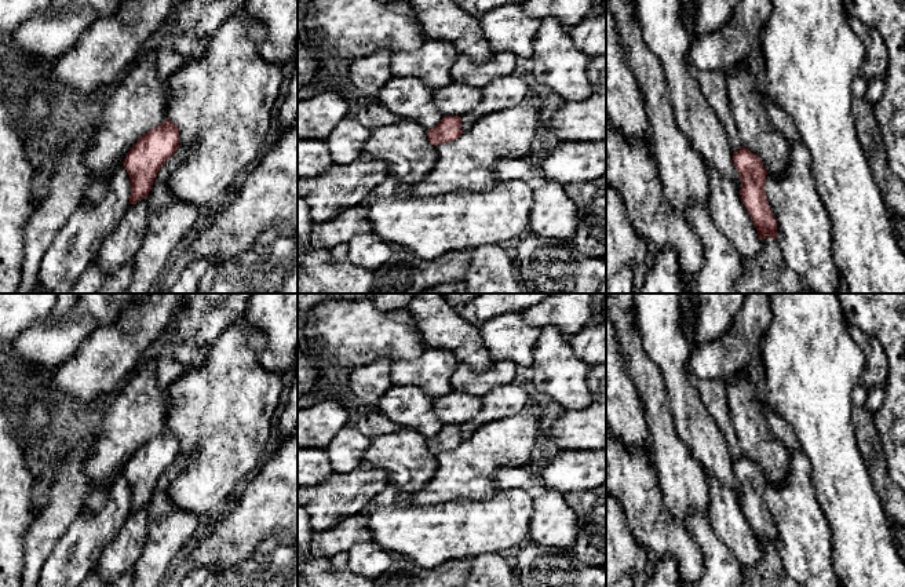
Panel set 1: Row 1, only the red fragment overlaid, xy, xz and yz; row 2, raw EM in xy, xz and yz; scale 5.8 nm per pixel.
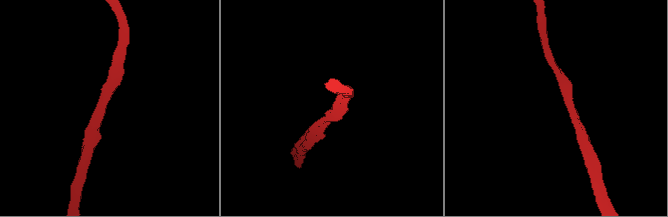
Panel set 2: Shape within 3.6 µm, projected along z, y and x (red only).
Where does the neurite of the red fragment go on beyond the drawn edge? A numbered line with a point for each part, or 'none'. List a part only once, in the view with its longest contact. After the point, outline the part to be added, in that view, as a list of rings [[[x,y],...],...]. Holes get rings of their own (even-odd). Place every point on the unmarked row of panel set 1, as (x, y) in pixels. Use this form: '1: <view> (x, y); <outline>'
none

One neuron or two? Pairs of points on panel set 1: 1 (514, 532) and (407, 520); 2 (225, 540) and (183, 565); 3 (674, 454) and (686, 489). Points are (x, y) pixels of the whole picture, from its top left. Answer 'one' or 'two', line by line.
1: one
2: one
3: one

